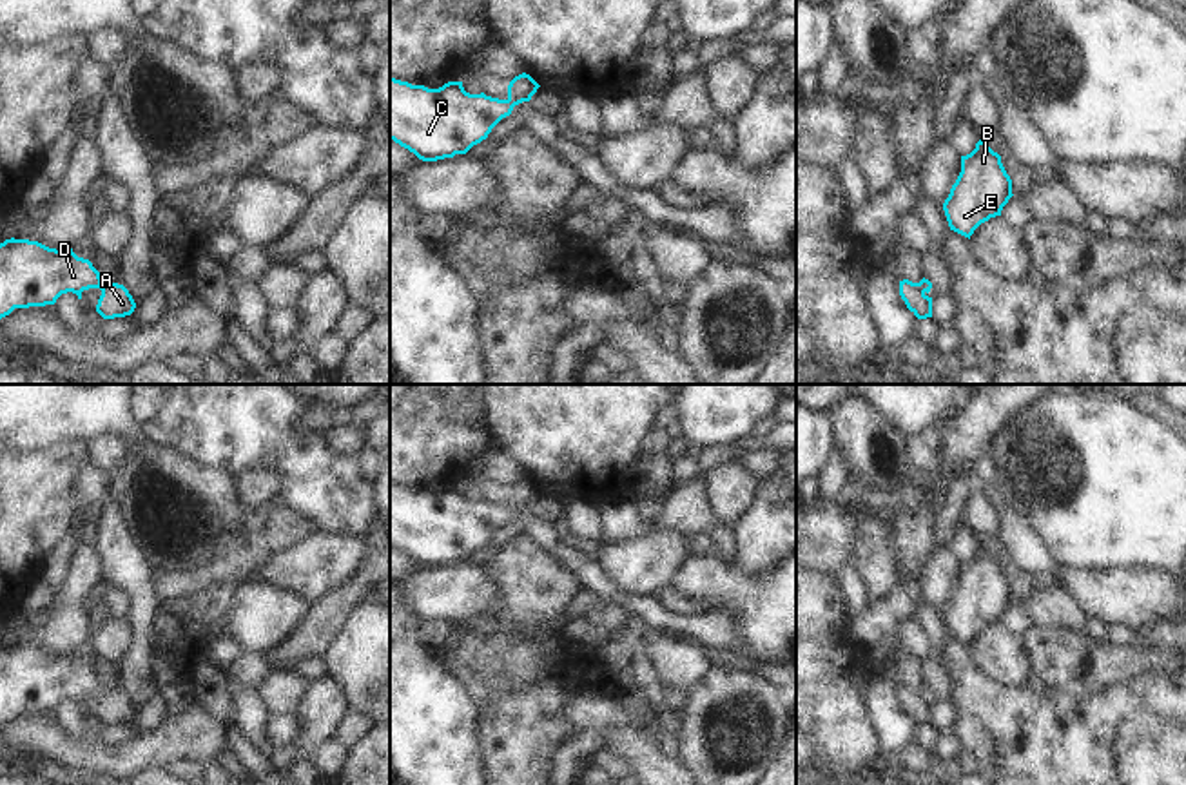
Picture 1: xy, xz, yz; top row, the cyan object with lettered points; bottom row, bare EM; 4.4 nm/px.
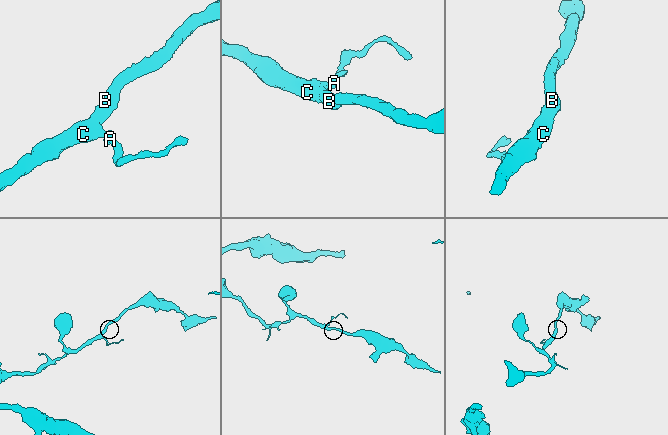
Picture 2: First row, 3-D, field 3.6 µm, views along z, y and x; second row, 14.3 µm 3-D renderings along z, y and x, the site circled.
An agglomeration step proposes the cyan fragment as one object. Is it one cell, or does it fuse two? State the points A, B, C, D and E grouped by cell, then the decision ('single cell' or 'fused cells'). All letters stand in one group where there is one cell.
A / B C D E; fused cells

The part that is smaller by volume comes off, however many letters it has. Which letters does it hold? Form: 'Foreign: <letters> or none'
Foreign: A

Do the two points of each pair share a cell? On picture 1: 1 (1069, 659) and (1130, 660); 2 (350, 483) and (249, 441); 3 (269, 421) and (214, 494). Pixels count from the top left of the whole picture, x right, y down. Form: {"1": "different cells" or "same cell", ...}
{"1": "same cell", "2": "same cell", "3": "different cells"}

